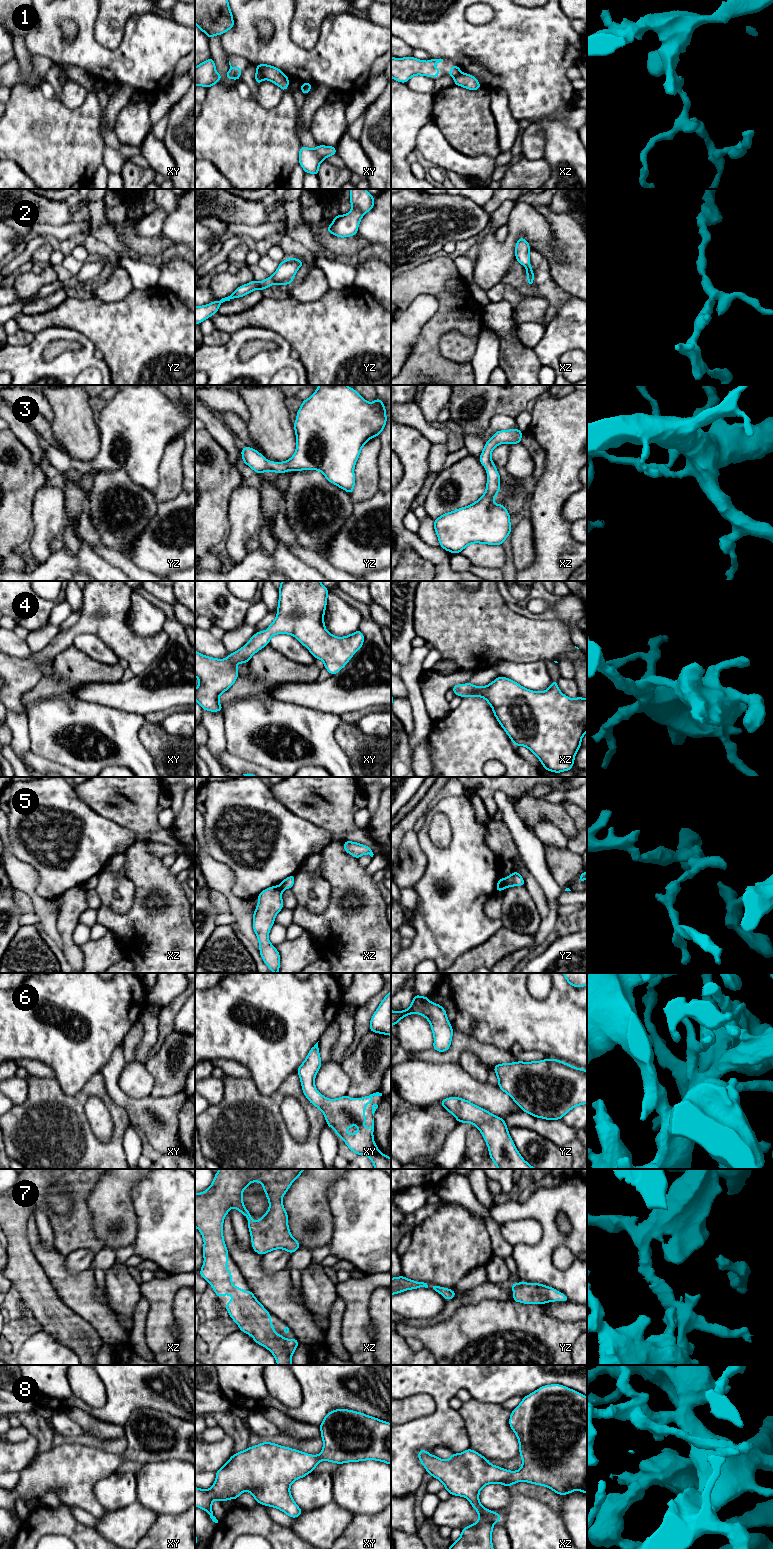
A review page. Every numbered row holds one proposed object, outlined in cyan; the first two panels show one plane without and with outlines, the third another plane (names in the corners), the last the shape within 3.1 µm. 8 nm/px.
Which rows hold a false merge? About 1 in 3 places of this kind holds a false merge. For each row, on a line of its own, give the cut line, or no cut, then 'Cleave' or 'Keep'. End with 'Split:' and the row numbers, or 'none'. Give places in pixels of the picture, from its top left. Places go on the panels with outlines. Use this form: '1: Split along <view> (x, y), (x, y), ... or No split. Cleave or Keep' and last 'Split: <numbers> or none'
1: Split along xy (257, 66), (264, 78). Cleave
2: No split. Keep
3: No split. Keep
4: No split. Keep
5: Split along yz (500, 879), (502, 888). Cleave
6: No split. Keep
7: No split. Keep
8: No split. Keep
Split: 1, 5

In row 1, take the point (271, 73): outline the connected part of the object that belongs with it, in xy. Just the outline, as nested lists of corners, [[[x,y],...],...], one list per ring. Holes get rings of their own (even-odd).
[[[257,64],[263,78],[279,86],[284,92],[289,87],[289,78],[278,68],[267,64]]]

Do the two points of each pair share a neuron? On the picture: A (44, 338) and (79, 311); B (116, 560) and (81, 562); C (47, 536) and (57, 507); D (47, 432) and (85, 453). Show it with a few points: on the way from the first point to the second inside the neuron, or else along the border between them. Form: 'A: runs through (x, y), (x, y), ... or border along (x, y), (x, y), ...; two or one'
A: border along (81, 333), (63, 327), (47, 327), (37, 334); two
B: border along (89, 545), (103, 558), (122, 570); two
C: runs through (47, 529), (50, 514); one
D: border along (51, 423), (55, 440), (67, 454); two

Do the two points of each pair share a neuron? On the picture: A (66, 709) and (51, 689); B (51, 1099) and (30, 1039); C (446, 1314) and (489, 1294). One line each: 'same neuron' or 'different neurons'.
A: different neurons
B: different neurons
C: same neuron

